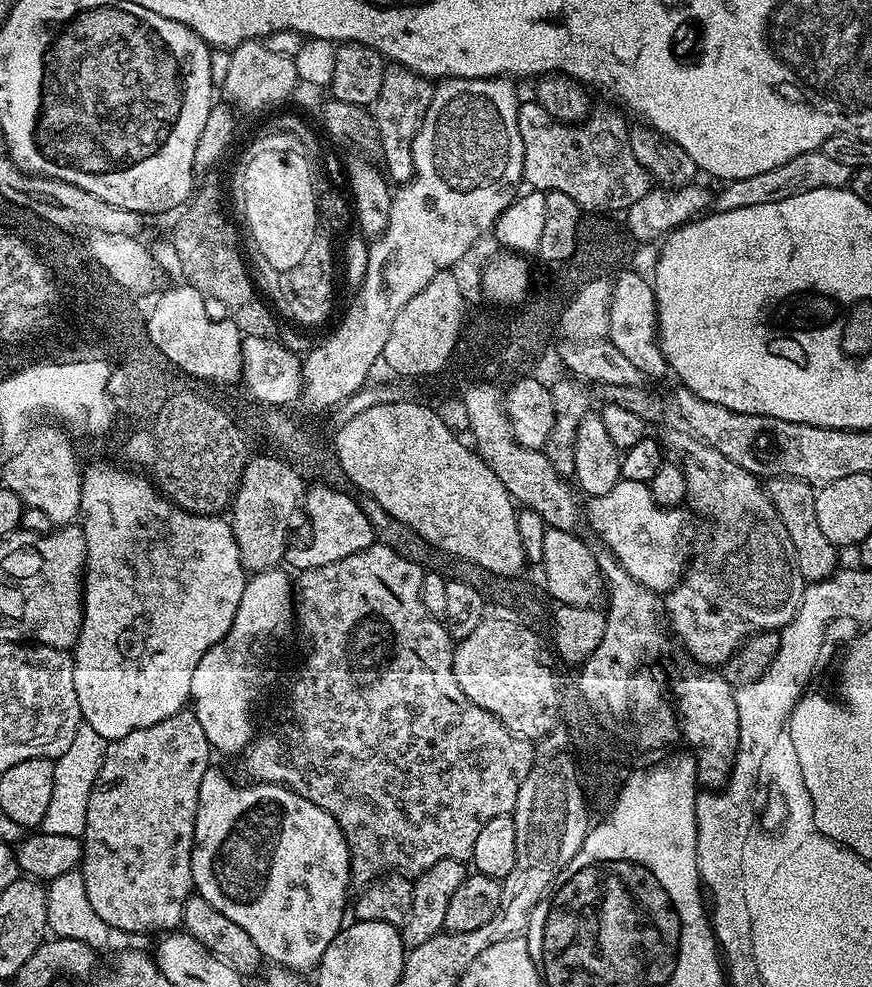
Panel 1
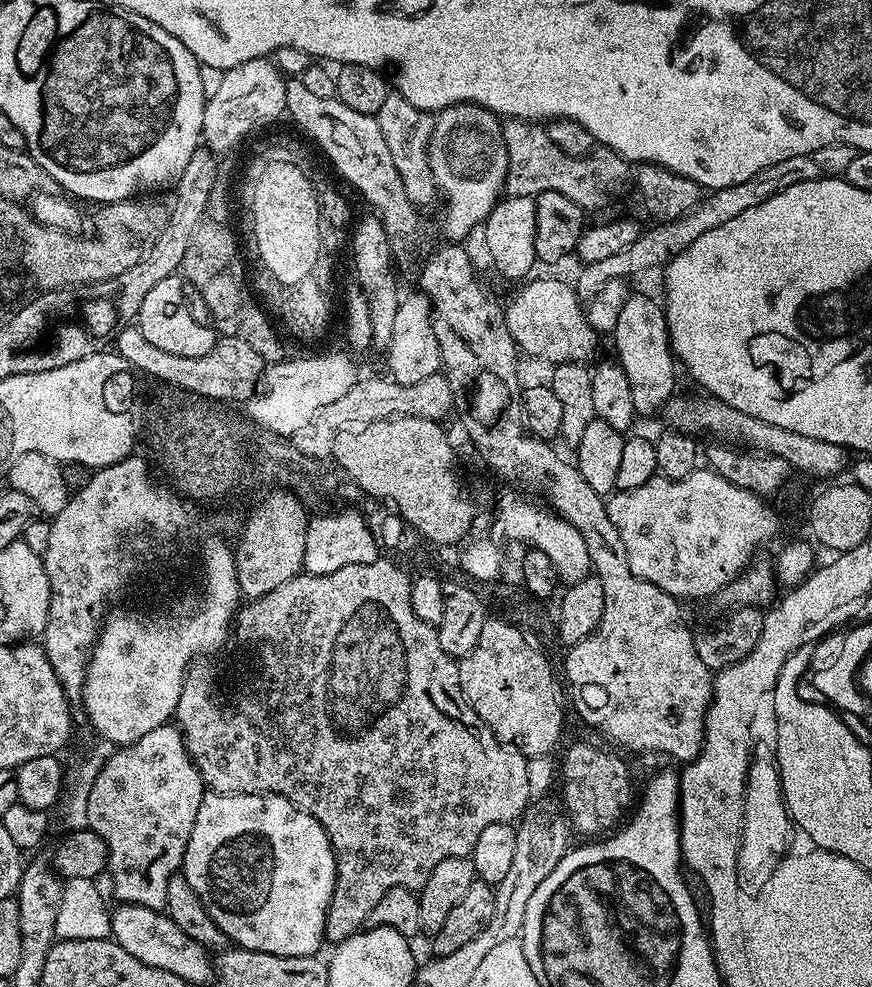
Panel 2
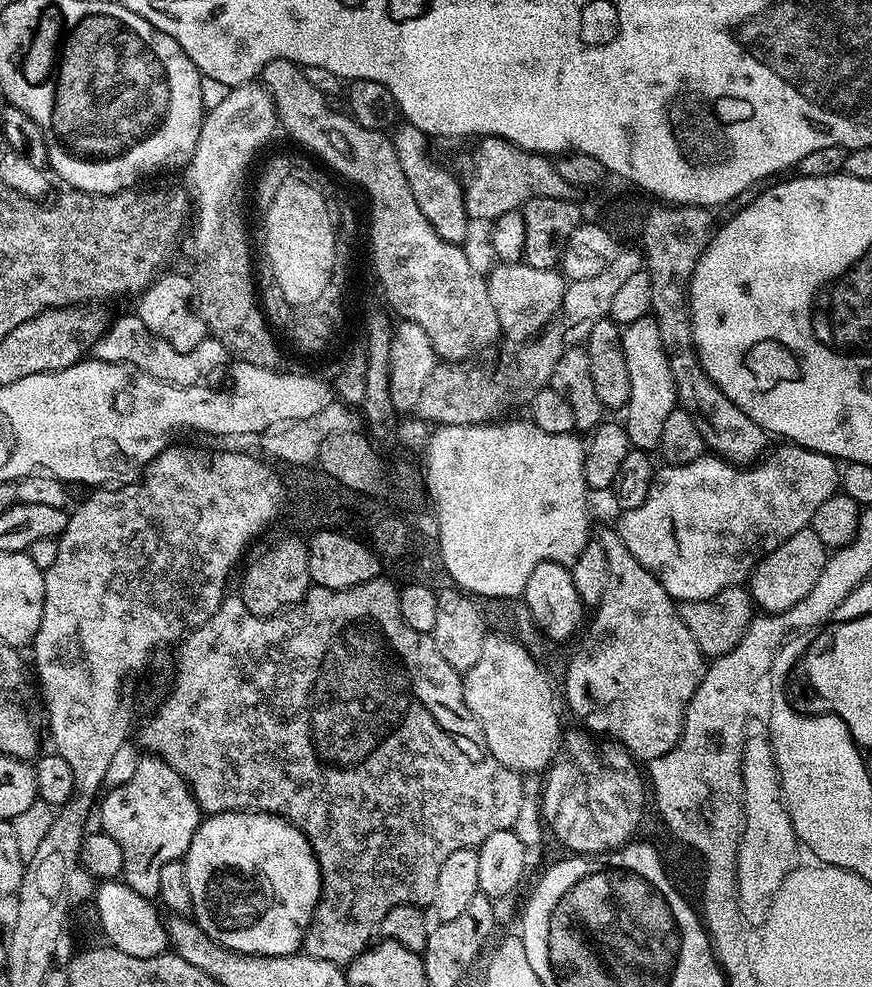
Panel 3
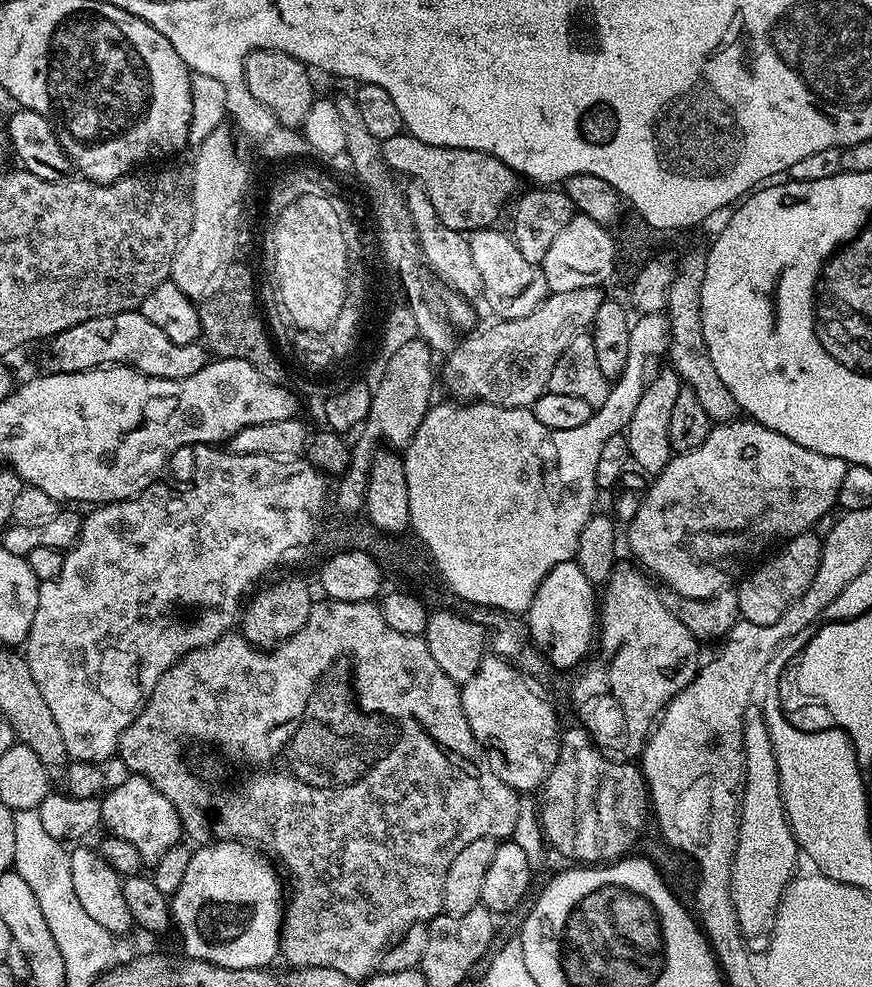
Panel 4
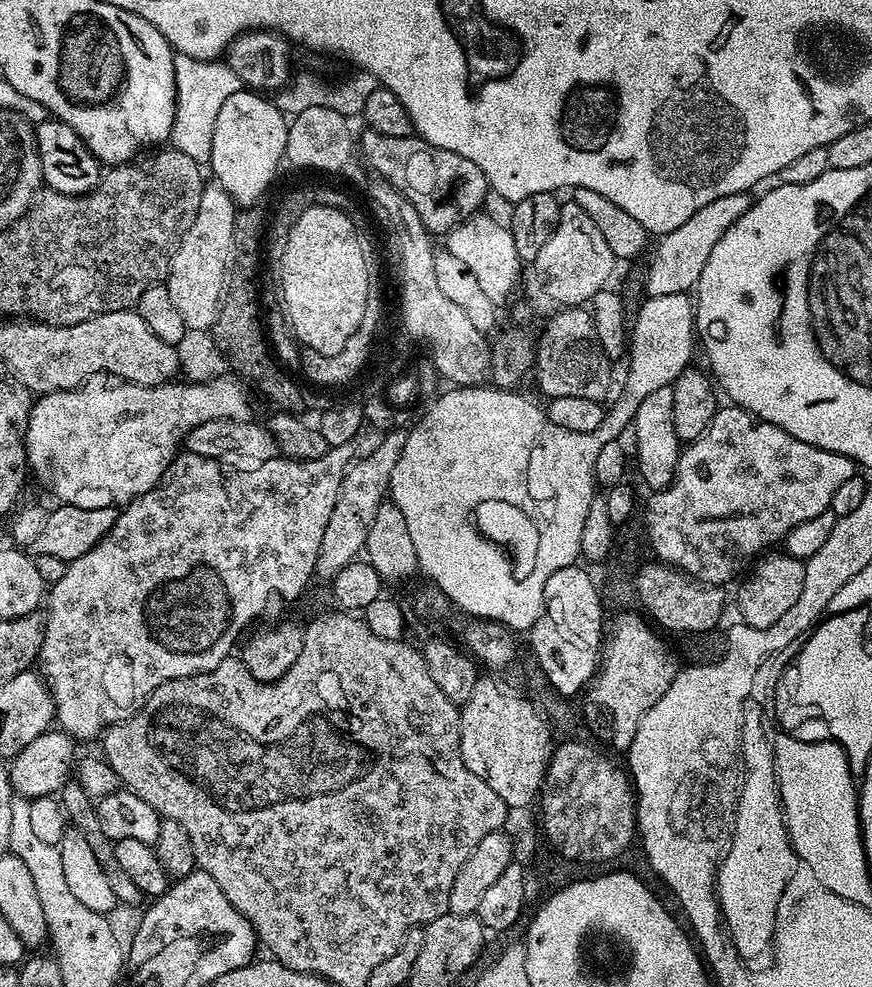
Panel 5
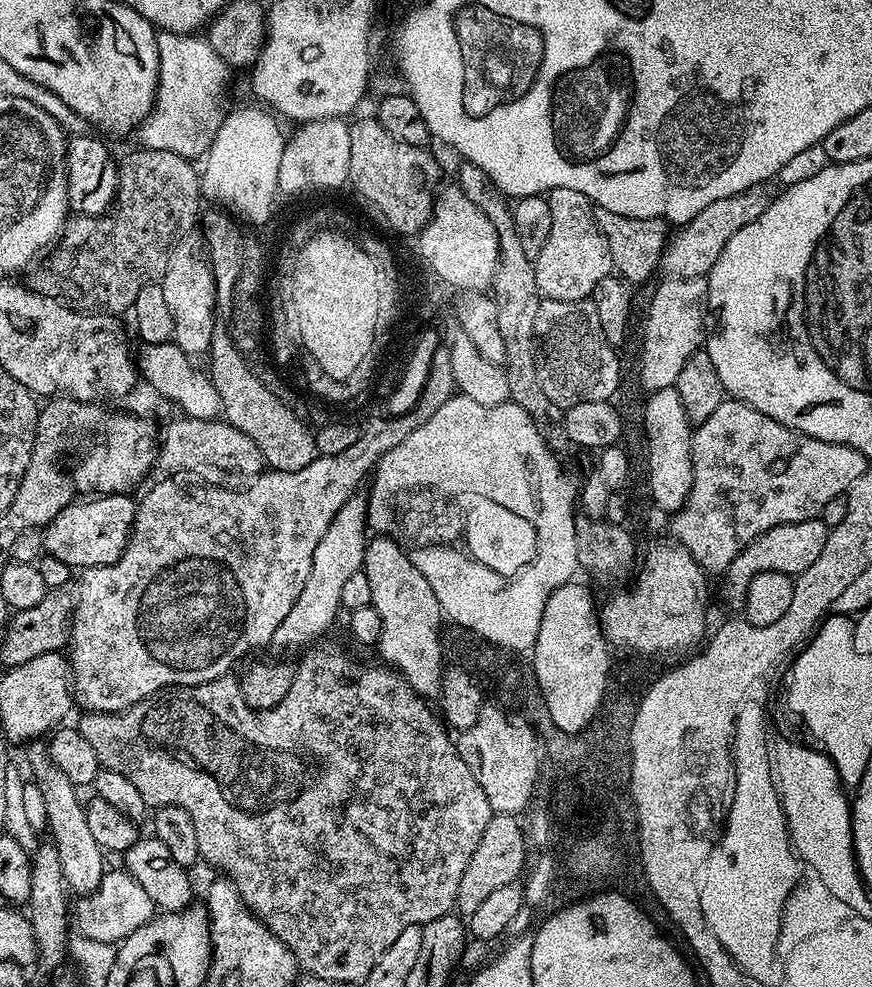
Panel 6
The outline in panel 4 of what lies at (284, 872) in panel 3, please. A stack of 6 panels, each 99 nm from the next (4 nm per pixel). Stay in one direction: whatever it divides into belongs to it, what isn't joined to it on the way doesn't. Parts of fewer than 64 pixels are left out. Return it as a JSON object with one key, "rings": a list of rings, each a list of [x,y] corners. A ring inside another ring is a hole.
{"rings":[[[231,839],[208,842],[193,851],[180,889],[170,897],[171,923],[180,931],[185,957],[230,970],[250,970],[268,968],[271,960],[280,956],[280,925],[284,923],[286,888],[280,885],[281,873],[277,865],[267,855],[251,850],[256,851],[247,843]]]}

